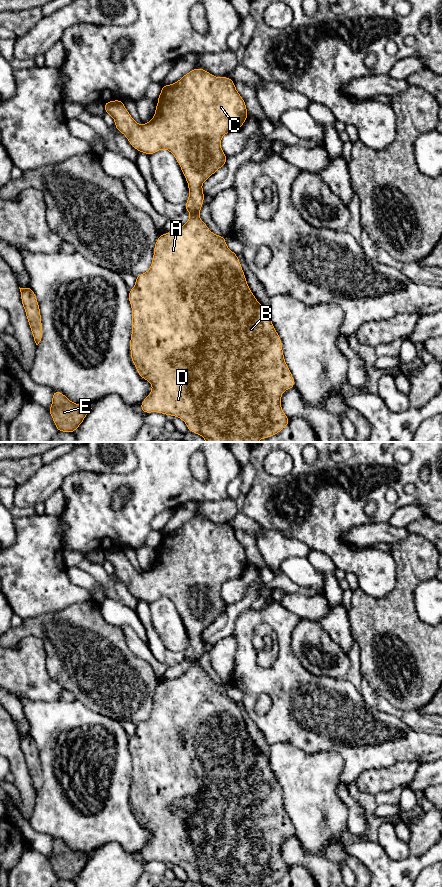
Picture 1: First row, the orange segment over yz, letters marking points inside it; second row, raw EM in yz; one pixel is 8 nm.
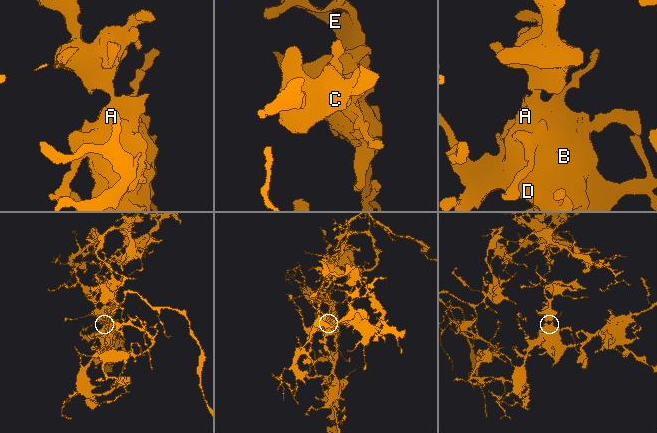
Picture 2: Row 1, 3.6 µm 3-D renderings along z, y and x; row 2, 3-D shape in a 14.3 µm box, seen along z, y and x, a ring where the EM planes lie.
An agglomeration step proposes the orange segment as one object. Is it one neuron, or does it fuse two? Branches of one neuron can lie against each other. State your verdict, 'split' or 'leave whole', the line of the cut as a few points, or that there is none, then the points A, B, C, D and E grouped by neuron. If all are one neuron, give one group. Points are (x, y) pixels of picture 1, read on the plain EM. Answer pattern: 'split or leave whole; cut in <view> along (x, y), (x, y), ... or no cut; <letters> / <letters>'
leave whole; no cut; A B C D E

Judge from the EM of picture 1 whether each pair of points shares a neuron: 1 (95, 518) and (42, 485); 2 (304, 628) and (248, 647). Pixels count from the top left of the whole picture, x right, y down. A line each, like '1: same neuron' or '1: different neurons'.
1: different neurons
2: different neurons

